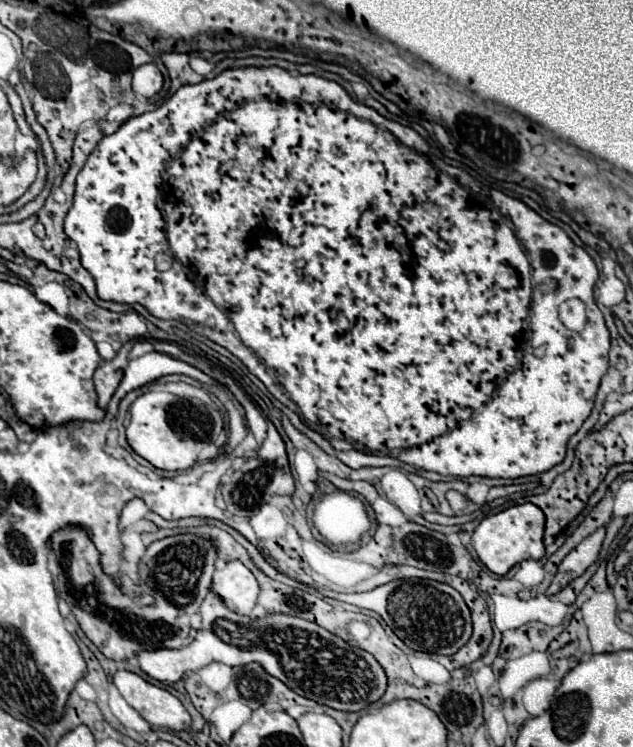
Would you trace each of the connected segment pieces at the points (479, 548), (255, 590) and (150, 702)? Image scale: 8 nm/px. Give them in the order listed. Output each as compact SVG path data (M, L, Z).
M532 503L508 507L496 515L484 517L472 535L472 547L476 549L480 561L496 575L506 575L514 565L526 559L542 559L544 557L544 523L546 517L542 509Z
M228 561L214 573L212 591L220 595L232 611L248 615L258 601L260 585L254 573L242 561Z
M126 669L116 671L114 685L126 703L134 707L150 725L170 727L176 731L190 725L190 715L182 703L172 693L144 681L140 675Z

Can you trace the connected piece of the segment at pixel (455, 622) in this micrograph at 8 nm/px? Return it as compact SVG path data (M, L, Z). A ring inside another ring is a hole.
M398 579L366 593L330 591L330 597L380 613L380 617L386 619L390 629L414 651L454 655L462 645L468 643L472 635L470 611L462 595L446 583L438 583L430 579Z

